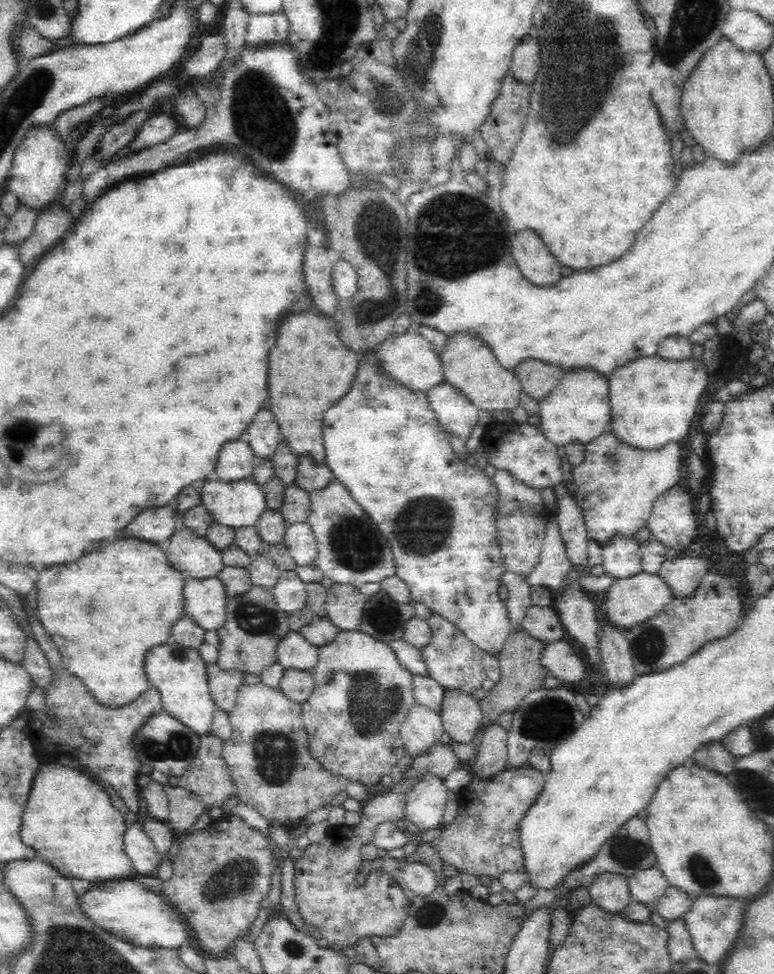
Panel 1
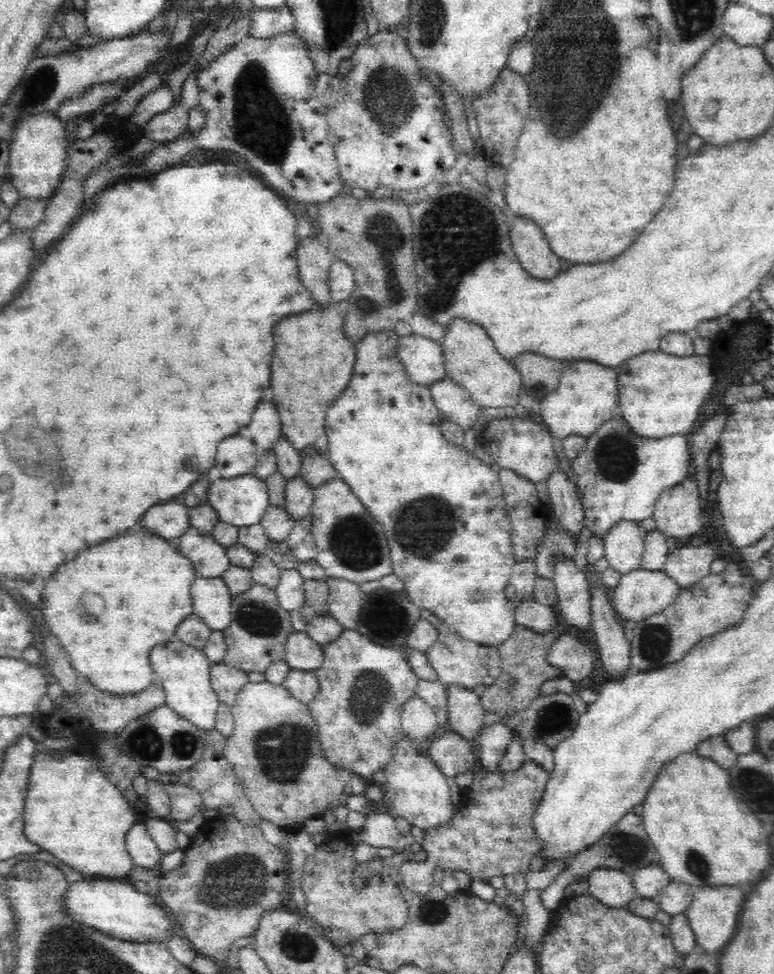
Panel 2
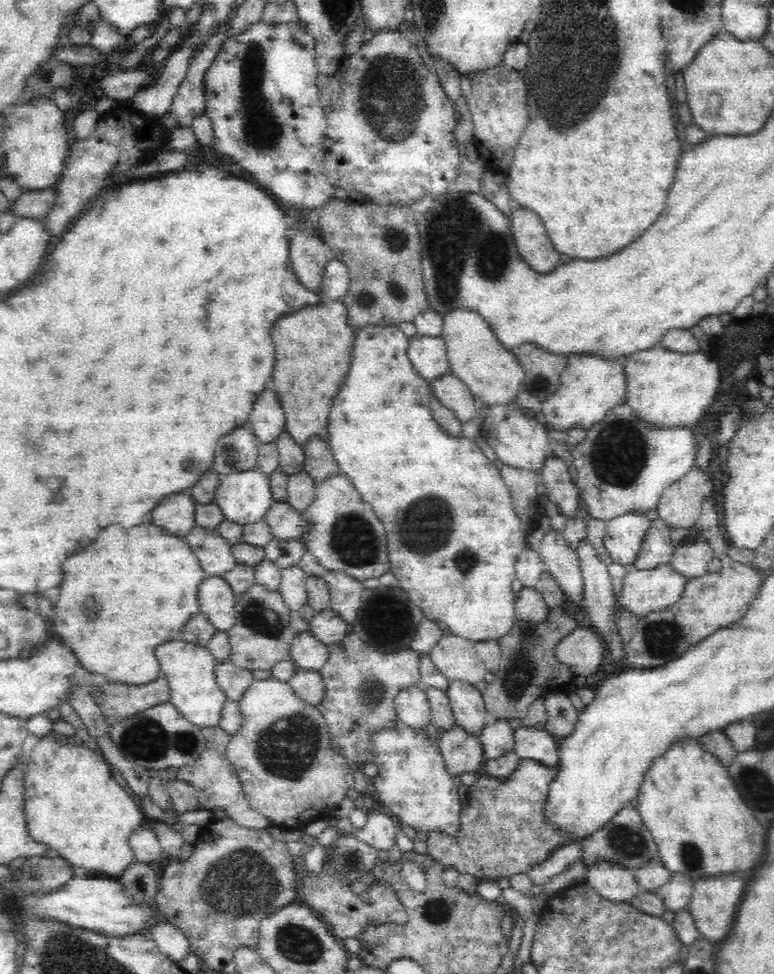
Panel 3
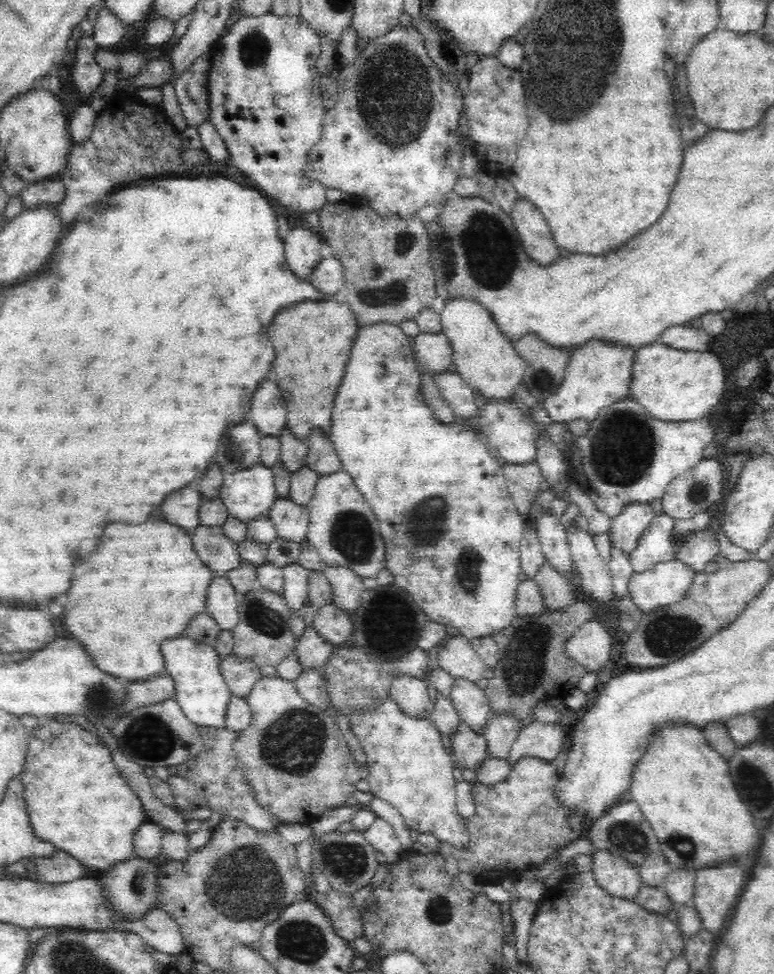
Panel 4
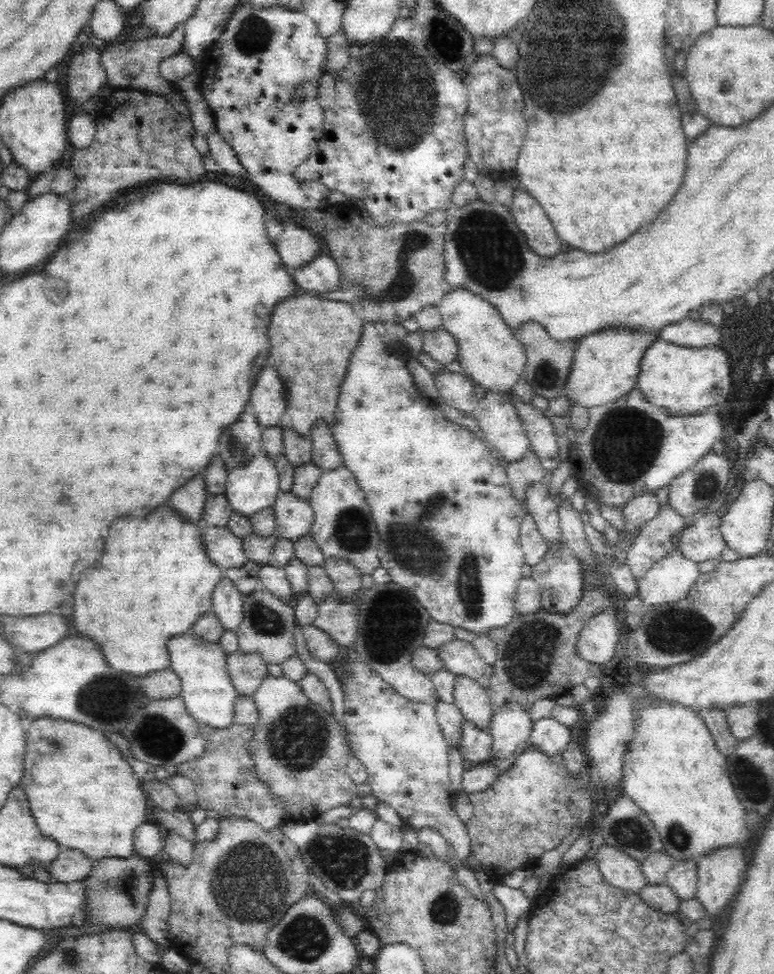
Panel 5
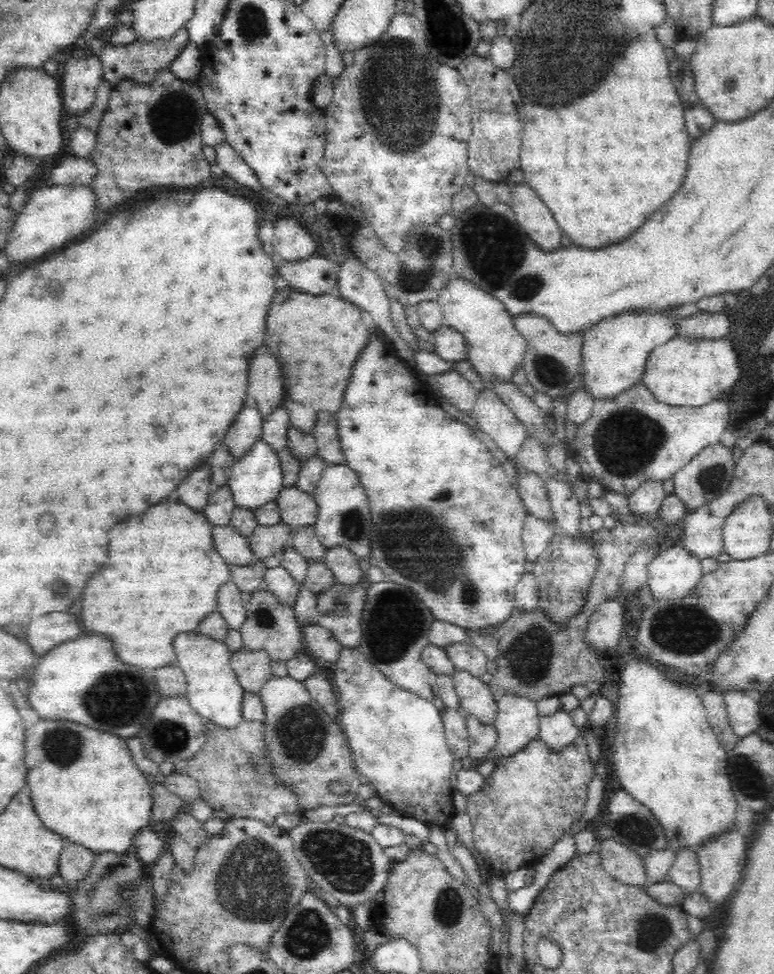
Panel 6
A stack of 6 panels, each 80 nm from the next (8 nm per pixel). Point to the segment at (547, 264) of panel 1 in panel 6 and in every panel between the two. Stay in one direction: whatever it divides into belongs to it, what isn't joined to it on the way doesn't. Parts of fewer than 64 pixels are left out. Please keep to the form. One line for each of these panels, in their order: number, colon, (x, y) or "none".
2: (534, 254)
3: (533, 246)
4: (534, 238)
5: (537, 231)
6: (534, 218)

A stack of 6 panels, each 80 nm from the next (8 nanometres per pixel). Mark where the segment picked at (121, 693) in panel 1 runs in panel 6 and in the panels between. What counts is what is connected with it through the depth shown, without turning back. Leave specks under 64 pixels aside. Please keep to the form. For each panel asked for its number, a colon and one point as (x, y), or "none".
2: (143, 587)
3: (146, 581)
4: (140, 586)
5: (122, 603)
6: (160, 579)

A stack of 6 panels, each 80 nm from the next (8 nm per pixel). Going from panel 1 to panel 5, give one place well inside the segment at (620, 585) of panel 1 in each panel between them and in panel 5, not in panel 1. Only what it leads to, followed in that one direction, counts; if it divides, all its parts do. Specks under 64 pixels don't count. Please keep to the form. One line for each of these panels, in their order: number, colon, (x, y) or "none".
2: (639, 594)
3: (643, 591)
4: (665, 583)
5: (668, 580)

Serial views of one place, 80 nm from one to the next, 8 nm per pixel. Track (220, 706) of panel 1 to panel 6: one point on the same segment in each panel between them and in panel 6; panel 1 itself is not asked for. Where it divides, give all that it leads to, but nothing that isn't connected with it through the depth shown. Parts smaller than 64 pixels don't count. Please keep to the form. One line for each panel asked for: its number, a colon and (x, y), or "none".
2: (225, 681)
3: (232, 680)
4: (238, 677)
5: (245, 671)
6: (251, 669)

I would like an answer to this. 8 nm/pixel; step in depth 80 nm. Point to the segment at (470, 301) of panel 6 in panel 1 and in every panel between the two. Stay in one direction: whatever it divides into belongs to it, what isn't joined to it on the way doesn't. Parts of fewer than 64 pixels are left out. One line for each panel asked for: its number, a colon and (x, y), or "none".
1: (469, 367)
2: (470, 361)
3: (493, 377)
4: (489, 364)
5: (490, 356)

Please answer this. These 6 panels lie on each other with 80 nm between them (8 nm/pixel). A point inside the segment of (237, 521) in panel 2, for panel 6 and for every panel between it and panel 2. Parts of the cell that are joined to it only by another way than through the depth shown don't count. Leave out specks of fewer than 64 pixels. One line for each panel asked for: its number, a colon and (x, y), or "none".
3: (243, 498)
4: (246, 495)
5: (248, 490)
6: (255, 481)

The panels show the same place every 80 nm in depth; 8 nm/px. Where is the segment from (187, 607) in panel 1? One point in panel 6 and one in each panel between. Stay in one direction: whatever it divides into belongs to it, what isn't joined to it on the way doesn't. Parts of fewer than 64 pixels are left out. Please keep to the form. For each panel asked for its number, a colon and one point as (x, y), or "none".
2: (209, 597)
3: (214, 598)
4: (220, 600)
5: (225, 599)
6: (230, 601)

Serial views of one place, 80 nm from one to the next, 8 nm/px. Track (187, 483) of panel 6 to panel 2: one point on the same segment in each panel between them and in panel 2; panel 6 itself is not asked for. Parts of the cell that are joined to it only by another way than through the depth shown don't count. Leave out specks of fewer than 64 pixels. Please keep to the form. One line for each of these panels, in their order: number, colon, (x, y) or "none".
2: (166, 520)
3: (174, 516)
4: (179, 509)
5: (186, 503)

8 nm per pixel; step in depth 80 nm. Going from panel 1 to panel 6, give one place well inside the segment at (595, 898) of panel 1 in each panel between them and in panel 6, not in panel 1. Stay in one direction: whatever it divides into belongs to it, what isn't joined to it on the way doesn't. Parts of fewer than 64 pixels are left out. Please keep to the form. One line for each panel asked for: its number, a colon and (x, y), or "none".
2: (612, 888)
3: (615, 884)
4: (616, 877)
5: (617, 870)
6: (622, 865)

